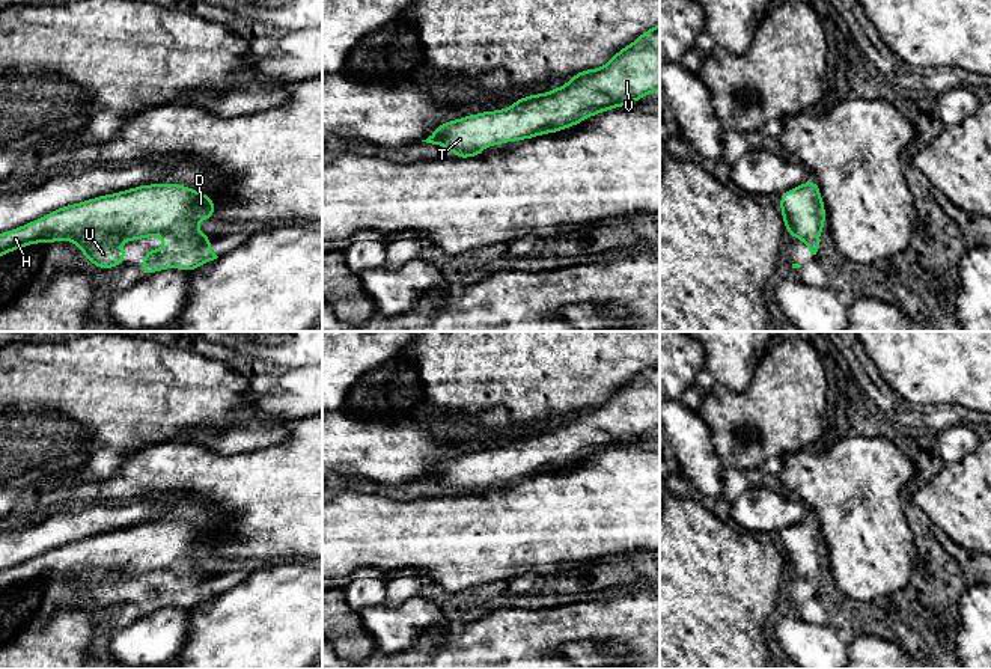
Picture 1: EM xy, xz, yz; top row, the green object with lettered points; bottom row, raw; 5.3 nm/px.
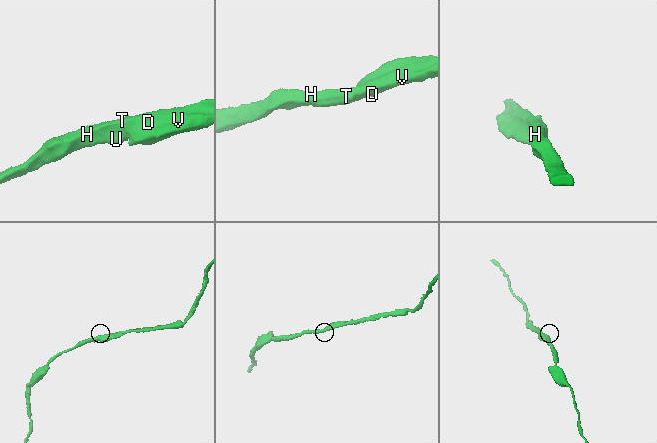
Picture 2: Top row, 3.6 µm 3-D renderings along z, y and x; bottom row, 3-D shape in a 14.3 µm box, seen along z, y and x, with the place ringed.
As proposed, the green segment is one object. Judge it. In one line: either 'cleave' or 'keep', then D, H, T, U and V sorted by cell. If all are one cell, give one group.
keep | D H T U V

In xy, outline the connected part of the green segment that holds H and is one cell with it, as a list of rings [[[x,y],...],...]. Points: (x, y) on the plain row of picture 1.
[[[142,521],[131,527],[62,544],[24,564],[0,571],[0,594],[35,580],[48,583],[53,579],[74,579],[78,588],[87,594],[87,600],[108,607],[120,604],[125,598],[127,589],[119,583],[120,579],[163,574],[166,583],[161,588],[146,586],[145,598],[139,601],[139,606],[146,613],[166,606],[179,606],[190,610],[218,595],[209,586],[214,577],[196,565],[199,558],[212,556],[214,551],[214,536],[206,530],[181,521]]]

